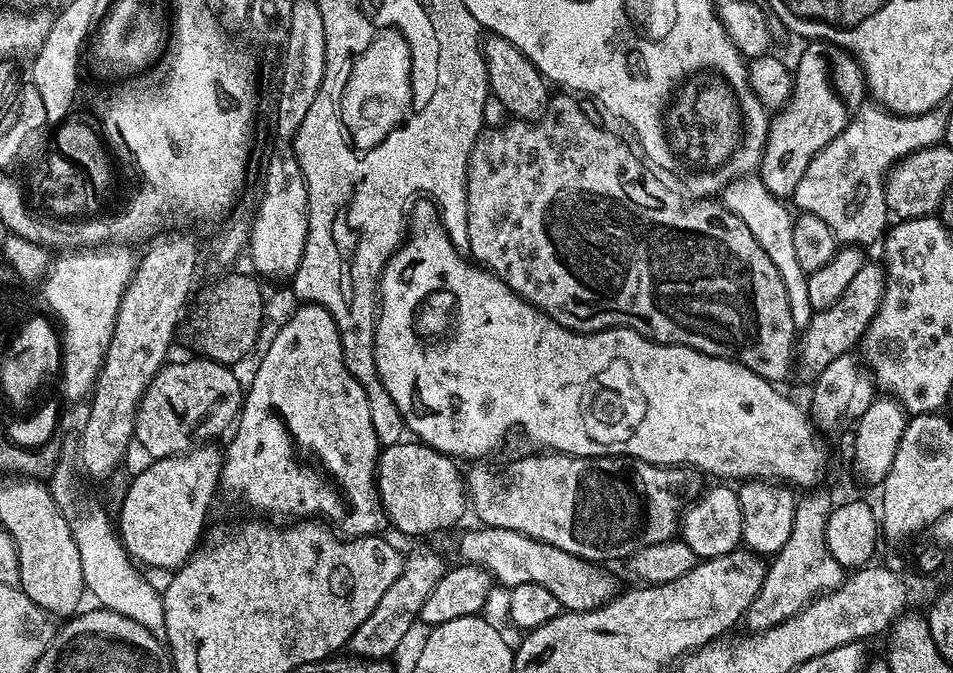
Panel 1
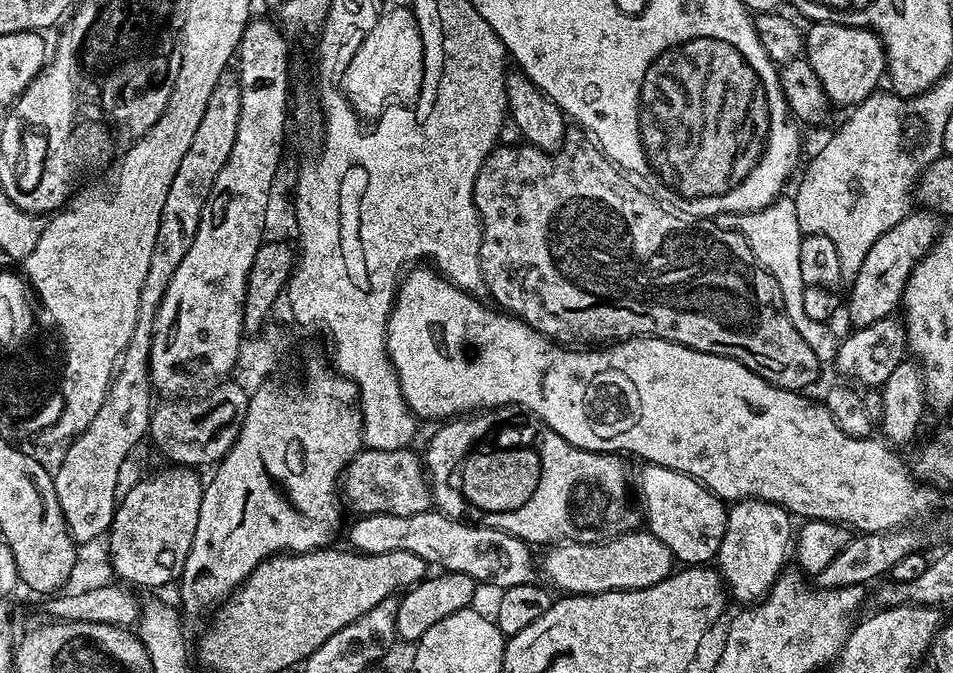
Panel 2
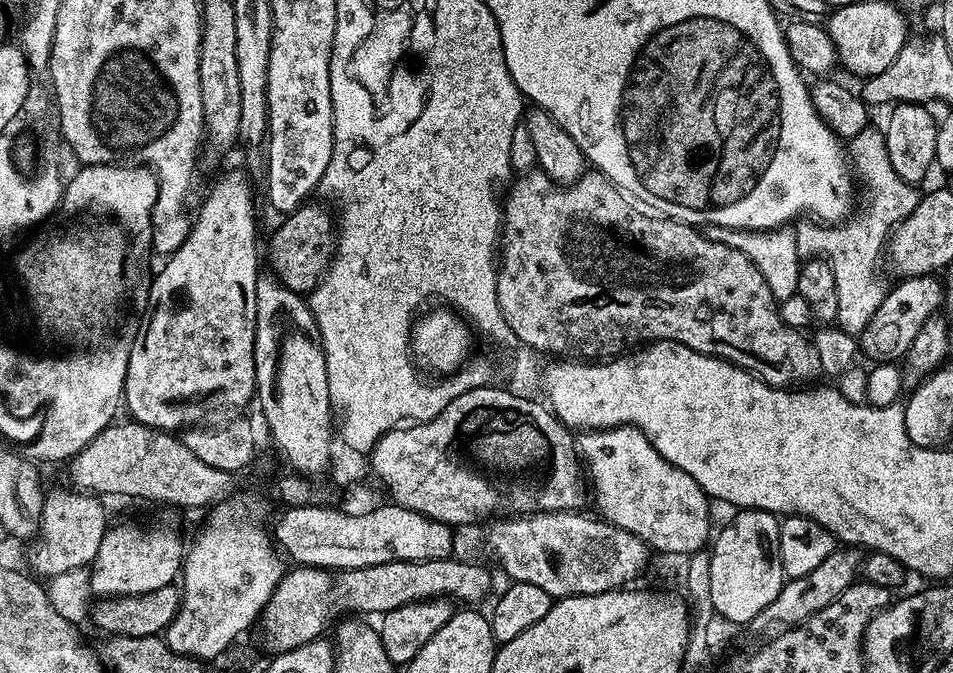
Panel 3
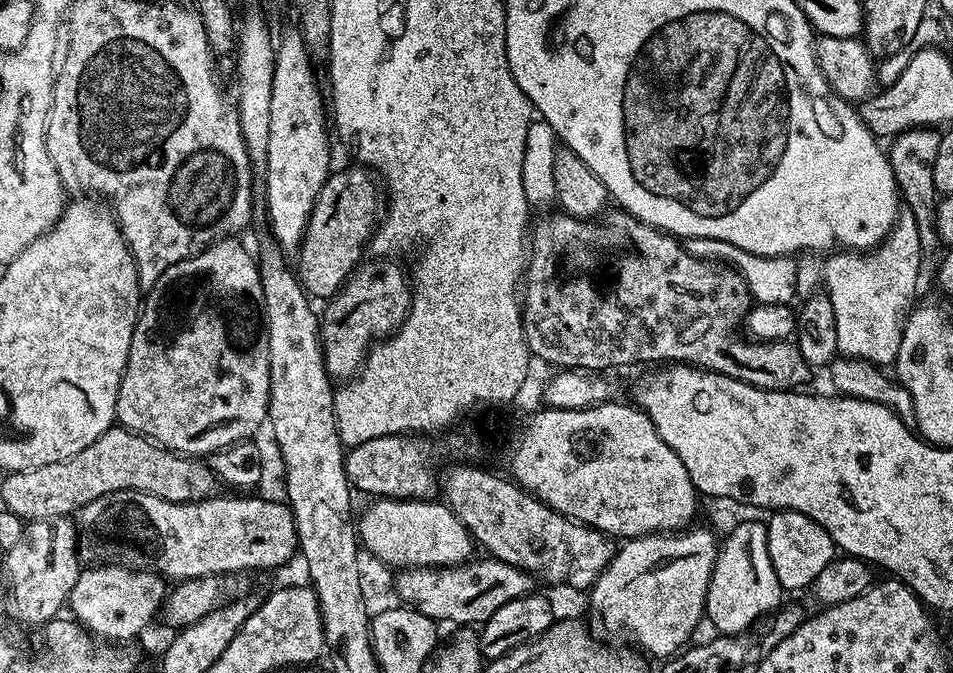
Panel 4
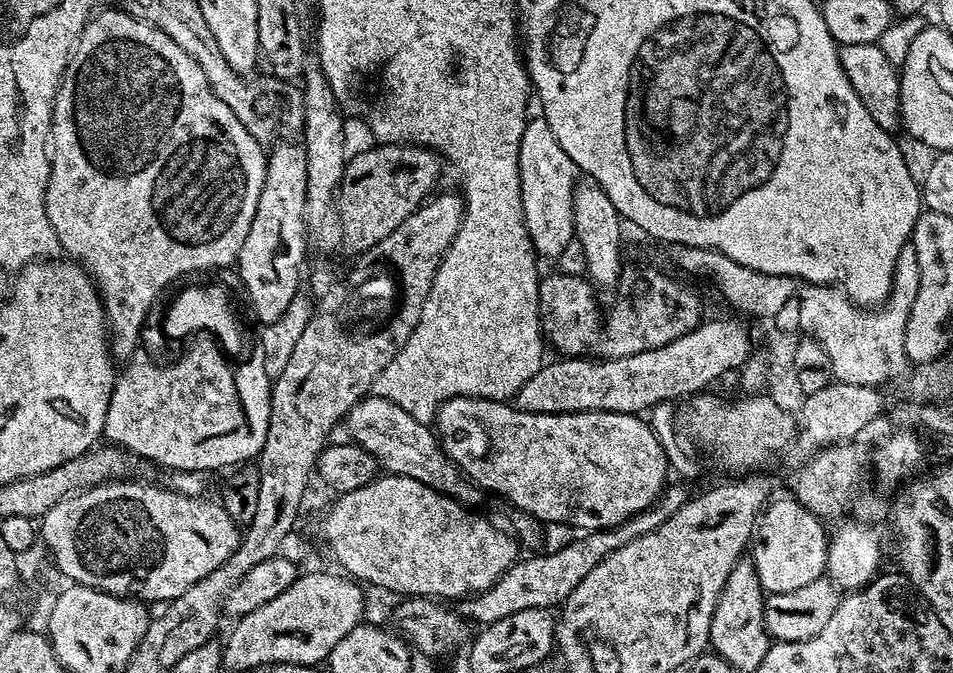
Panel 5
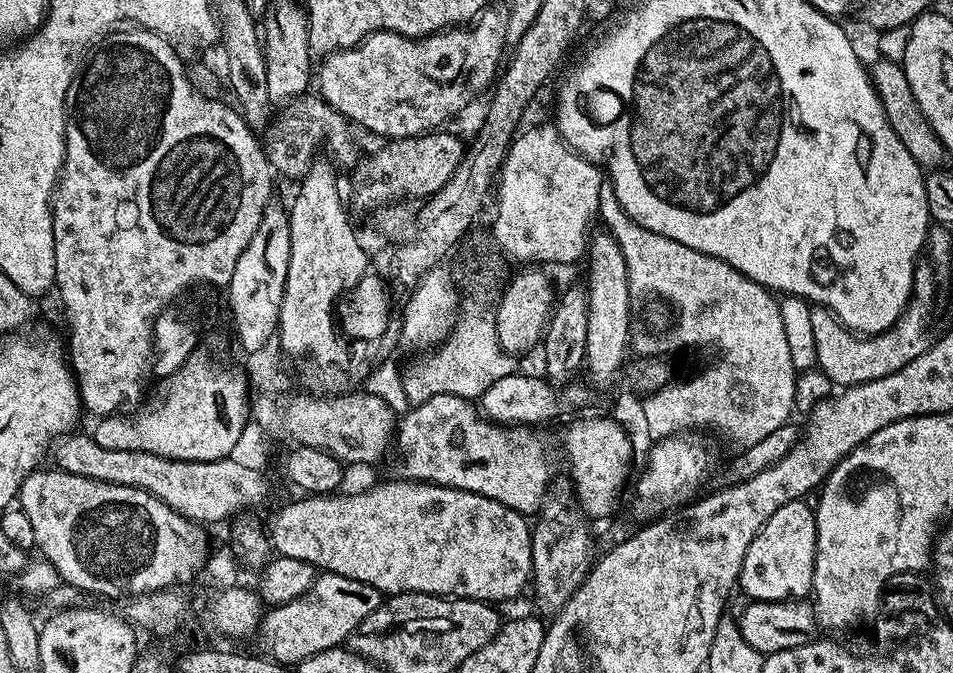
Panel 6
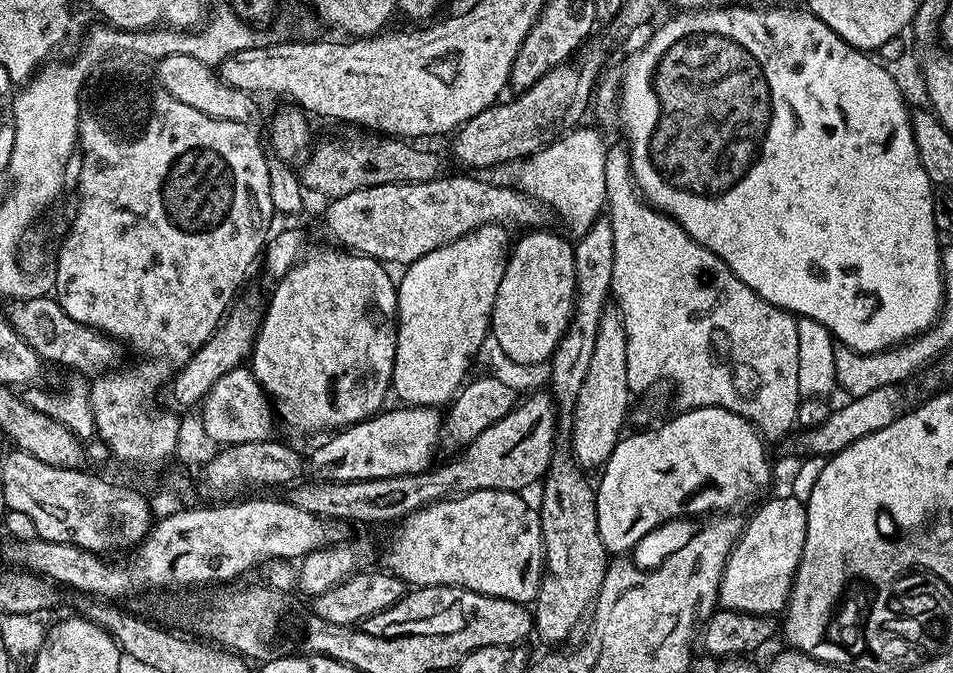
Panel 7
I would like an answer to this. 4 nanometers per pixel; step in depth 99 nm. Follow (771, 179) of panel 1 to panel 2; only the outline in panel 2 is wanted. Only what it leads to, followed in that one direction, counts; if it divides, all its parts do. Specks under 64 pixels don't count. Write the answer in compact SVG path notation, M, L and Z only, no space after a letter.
M816 22L806 32L806 59L809 66L818 74L818 82L824 84L824 92L833 105L848 104L855 106L861 104L871 92L881 87L880 79L886 76L886 57L884 43L871 28L855 28L849 24L835 24L834 22Z

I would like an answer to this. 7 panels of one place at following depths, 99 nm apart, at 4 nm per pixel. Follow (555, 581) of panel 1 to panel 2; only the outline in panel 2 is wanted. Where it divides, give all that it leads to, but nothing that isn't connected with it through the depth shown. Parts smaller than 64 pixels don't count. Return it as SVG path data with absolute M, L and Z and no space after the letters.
M429 510L422 513L411 514L410 517L399 517L398 514L374 513L372 515L361 515L352 524L348 532L348 540L353 549L366 554L386 554L394 550L406 550L410 554L418 554L429 566L446 572L457 572L458 574L470 574L481 585L493 584L496 590L503 590L510 586L522 586L523 584L534 584L538 580L538 564L532 561L533 549L512 536L497 528L487 528L481 524L455 520L453 516L445 516L439 510Z

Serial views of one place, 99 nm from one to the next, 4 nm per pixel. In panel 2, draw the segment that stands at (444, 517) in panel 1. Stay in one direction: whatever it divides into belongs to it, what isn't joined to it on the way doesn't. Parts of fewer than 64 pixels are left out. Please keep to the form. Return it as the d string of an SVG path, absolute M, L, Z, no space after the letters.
M410 448L394 451L361 449L359 455L348 464L342 478L345 501L358 510L359 515L374 513L398 514L410 517L431 509L431 485L421 455Z

